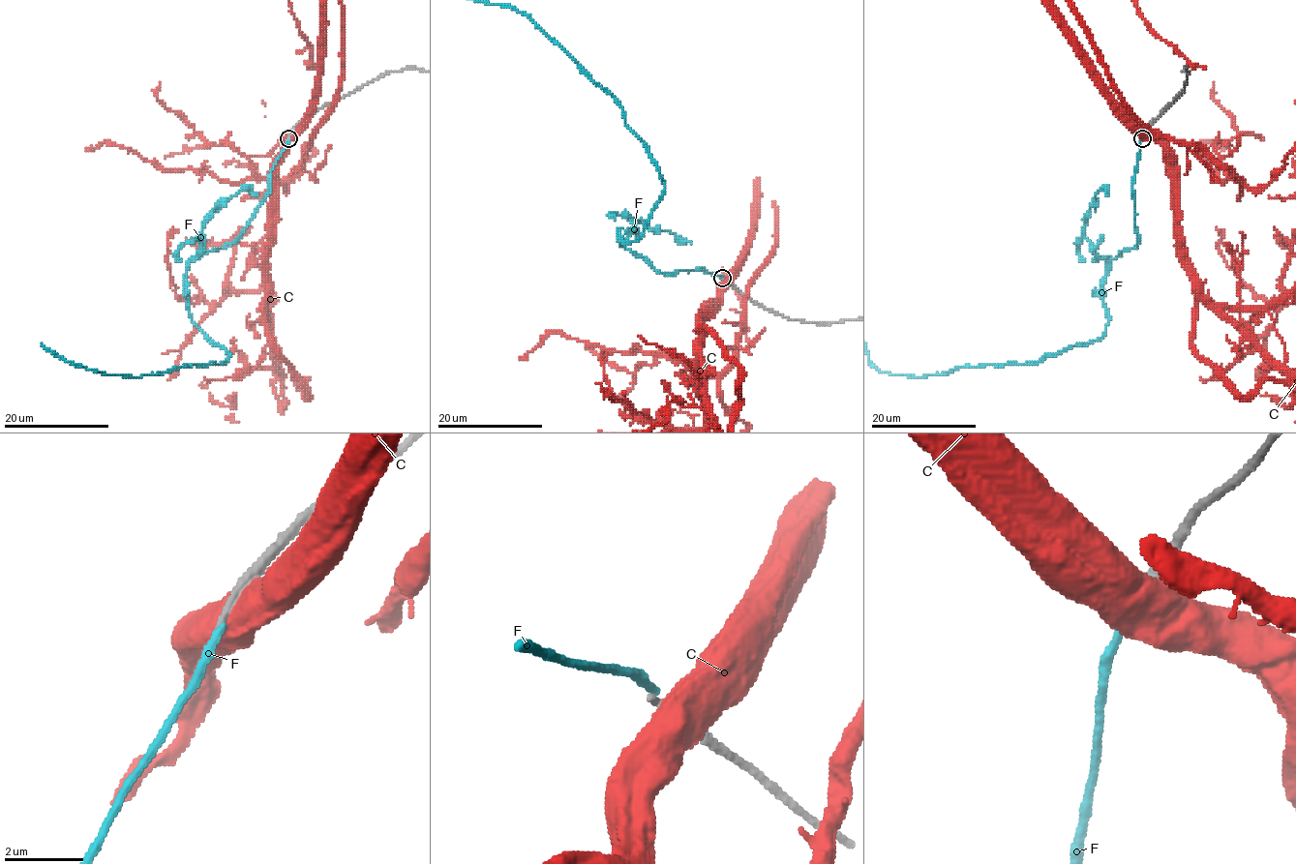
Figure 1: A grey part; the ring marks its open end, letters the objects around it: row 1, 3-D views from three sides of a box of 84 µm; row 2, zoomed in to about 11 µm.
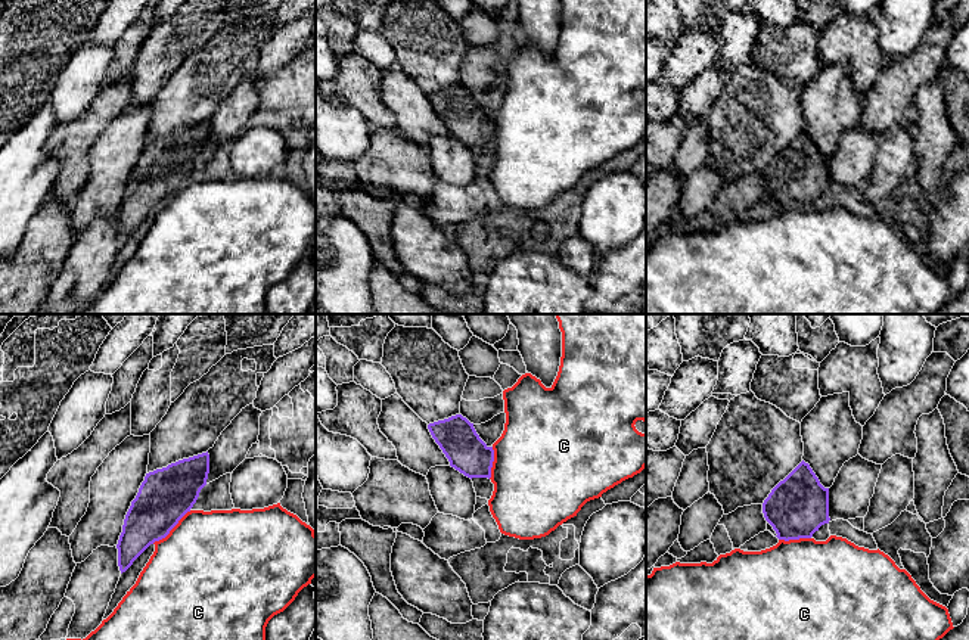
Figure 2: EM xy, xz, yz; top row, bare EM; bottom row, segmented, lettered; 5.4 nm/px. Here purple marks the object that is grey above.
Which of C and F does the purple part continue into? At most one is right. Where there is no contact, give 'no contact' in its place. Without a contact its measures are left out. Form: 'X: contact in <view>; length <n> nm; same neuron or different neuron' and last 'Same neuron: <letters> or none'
C: contact in xy; length 280 nm; different neuron
F: no contact; different neuron
Same neuron: none

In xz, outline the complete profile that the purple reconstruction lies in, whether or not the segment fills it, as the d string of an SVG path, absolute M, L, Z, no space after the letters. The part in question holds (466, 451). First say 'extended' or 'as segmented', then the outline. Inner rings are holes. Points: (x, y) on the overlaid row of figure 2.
as segmented; M462 414L428 425L428 429L450 462L468 478L491 478L494 450L476 434L473 423Z

